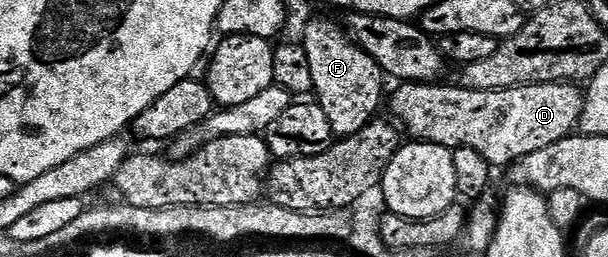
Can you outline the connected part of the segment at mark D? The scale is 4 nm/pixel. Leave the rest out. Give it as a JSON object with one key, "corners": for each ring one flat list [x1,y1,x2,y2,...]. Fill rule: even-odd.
{"corners":[[402,82,397,85,398,89,394,92,394,97,389,97,388,108,392,113,393,119,397,121,399,125,407,133,410,132,415,141,425,142,427,144,439,144,445,148,451,150,455,148,475,148,479,154,484,154,484,158,488,158,488,162,495,169,502,168,505,166,513,165,515,162,525,158,526,155,530,155,540,150,542,147,551,146,552,143,560,142,566,136,571,135,578,127,578,119,582,113,582,101,584,99,584,92,577,83,574,82,563,82,560,84,518,84,514,88,501,88,500,90,468,90,467,88,459,88,453,83,446,84,447,82,435,82,433,84,412,84,409,82]]}

